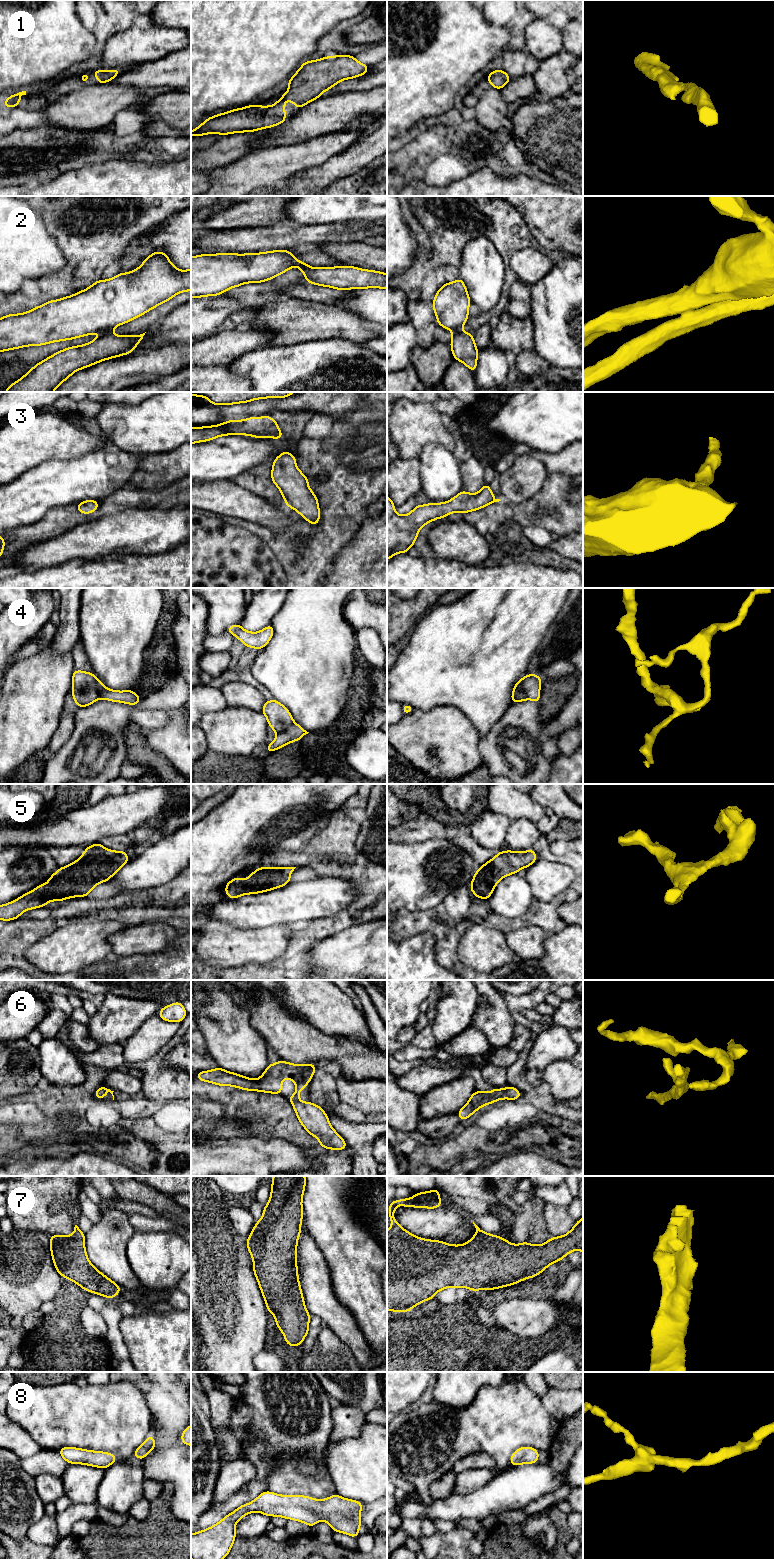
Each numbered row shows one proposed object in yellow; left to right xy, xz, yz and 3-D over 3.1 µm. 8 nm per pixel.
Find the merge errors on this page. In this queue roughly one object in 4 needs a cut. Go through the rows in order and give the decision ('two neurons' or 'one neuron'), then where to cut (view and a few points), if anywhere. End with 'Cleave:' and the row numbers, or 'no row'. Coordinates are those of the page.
1: one neuron; no cut
2: two neurons; cut in xy along (110, 330), (102, 333)
3: one neuron; no cut
4: two neurons; cut in yz along (522, 678), (522, 687), (527, 698)
5: one neuron; no cut
6: one neuron; no cut
7: one neuron; no cut
8: one neuron; no cut
Cleave: 2, 4

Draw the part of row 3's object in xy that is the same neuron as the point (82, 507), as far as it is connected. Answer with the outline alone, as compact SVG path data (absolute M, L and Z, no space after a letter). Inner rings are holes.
M86 500L77 504L77 511L83 514L90 514L97 510L99 502L96 500Z

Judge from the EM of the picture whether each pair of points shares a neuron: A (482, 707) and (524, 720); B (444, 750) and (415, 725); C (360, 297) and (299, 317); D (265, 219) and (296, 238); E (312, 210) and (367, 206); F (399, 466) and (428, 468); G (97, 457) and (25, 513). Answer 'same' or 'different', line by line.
A: different
B: same
C: different
D: different
E: same
F: different
G: same

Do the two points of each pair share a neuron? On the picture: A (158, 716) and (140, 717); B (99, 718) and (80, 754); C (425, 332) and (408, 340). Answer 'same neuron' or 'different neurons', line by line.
A: same neuron
B: same neuron
C: different neurons

